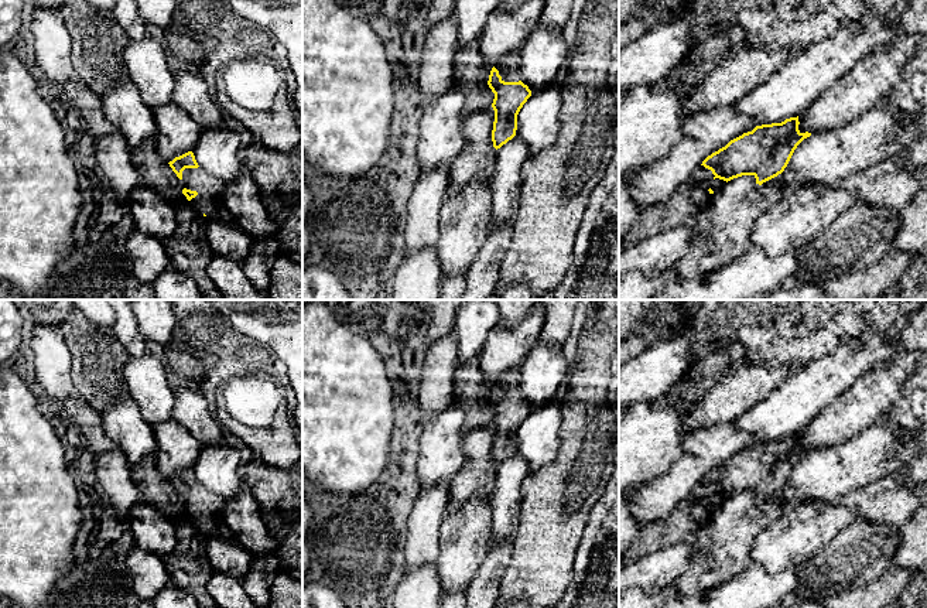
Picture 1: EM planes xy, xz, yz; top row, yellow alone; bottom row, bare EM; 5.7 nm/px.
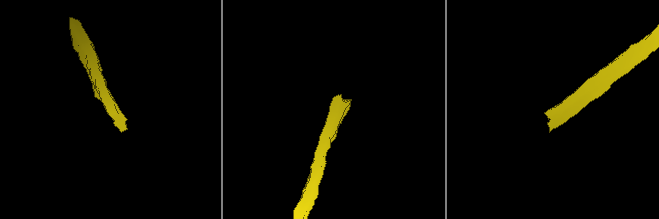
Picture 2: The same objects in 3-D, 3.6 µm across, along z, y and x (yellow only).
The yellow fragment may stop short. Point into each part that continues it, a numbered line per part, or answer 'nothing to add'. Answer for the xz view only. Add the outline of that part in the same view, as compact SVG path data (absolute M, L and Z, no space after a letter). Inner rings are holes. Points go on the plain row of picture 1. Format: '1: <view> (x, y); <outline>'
1: xz (509, 382); M516 366L504 373L502 373L496 379L495 385L499 387L502 397L519 399L519 397L521 397L520 382L521 382L520 366Z

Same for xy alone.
1: xy (209, 505); M198 484L185 485L182 488L182 499L184 505L198 509L198 512L189 519L198 529L202 532L205 530L206 536L213 533L226 533L222 518L226 501L222 496Z

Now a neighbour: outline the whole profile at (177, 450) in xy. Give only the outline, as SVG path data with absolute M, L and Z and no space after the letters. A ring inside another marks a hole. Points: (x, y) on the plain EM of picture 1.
M170 419L157 423L153 430L155 467L167 479L194 467L202 444L182 424Z

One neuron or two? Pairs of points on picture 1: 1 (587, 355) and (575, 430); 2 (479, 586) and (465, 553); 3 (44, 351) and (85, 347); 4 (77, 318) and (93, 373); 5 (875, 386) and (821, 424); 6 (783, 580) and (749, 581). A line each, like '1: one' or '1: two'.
1: one
2: two
3: two
4: one
5: one
6: one

